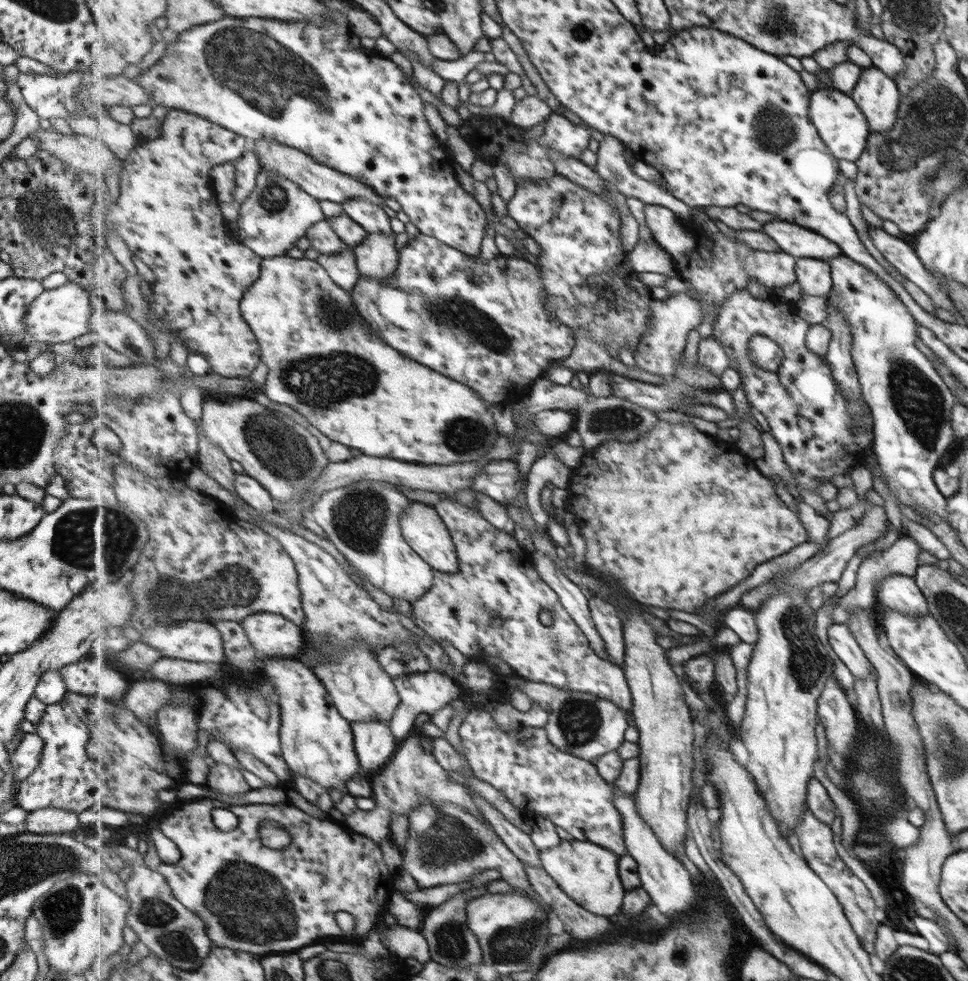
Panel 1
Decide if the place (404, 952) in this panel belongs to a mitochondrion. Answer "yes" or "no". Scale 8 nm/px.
no

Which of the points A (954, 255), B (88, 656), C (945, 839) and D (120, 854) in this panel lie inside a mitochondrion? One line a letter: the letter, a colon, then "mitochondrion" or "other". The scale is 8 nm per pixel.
A: other
B: other
C: other
D: other

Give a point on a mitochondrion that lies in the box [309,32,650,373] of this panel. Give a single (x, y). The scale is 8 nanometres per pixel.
(482, 328)

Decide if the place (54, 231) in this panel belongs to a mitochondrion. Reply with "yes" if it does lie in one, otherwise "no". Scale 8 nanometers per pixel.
yes

